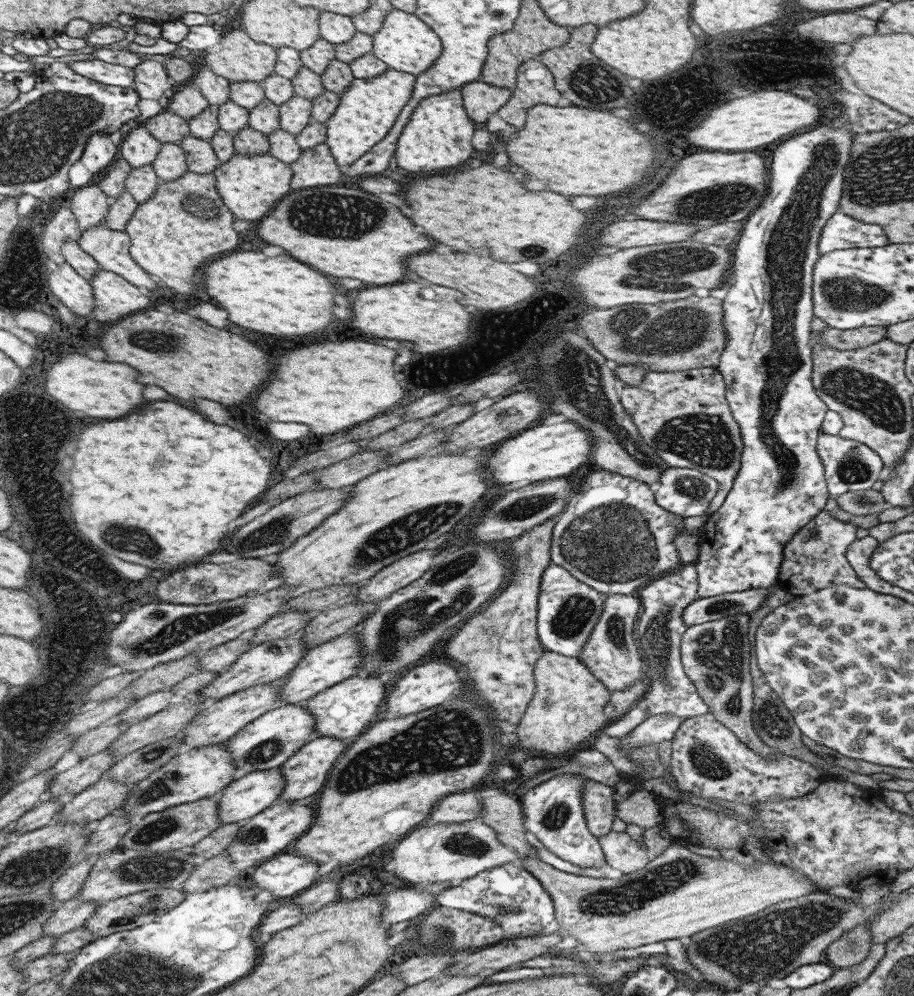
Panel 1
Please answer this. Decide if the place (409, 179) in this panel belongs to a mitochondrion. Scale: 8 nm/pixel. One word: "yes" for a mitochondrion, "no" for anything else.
no

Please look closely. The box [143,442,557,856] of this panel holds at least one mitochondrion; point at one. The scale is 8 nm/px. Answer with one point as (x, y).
(450, 739)

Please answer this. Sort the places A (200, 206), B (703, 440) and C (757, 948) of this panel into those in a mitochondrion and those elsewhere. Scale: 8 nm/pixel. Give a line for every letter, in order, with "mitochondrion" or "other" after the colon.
A: mitochondrion
B: mitochondrion
C: mitochondrion

